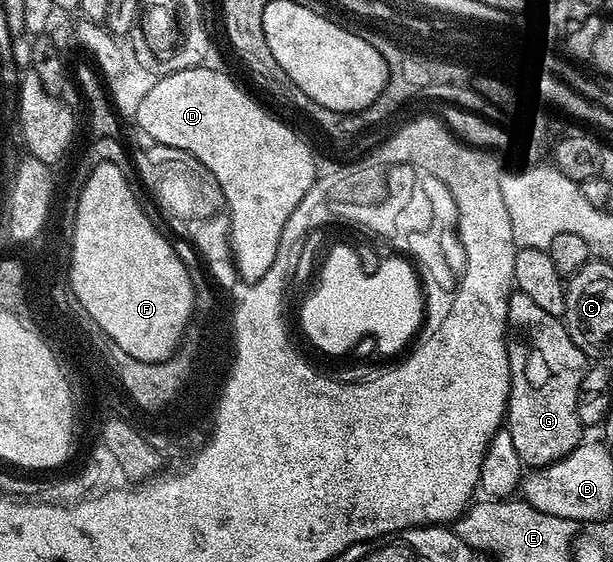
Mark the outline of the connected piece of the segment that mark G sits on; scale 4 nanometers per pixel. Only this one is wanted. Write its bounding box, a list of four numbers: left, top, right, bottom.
[505,291,589,469]

